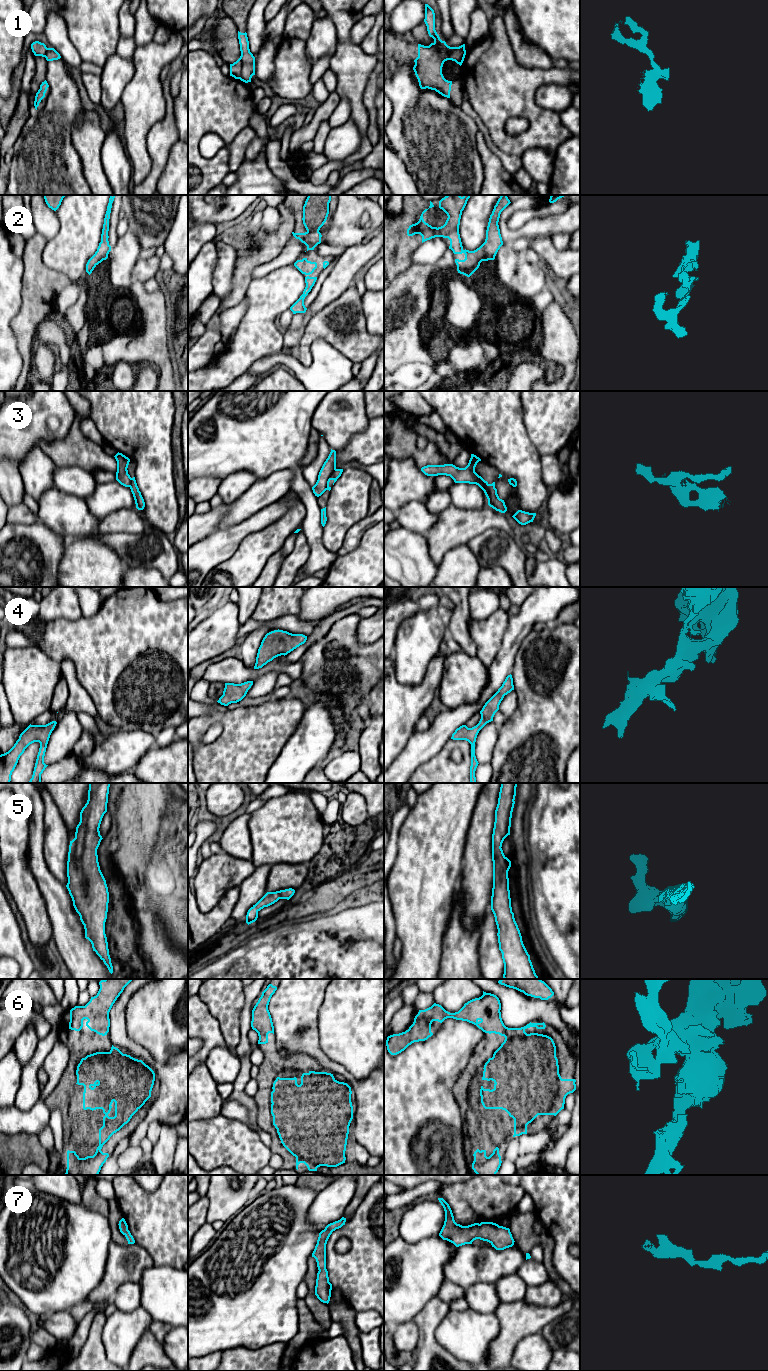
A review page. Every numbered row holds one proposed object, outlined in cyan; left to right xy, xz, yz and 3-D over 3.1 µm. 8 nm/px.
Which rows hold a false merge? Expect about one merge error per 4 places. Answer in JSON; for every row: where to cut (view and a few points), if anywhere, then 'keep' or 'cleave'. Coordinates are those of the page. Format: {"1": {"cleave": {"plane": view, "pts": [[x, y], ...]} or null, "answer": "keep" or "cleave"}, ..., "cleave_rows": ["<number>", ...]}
{"1": {"cleave": {"plane": "yz", "pts": [[433, 43], [439, 49], [448, 52], [464, 50]]}, "answer": "cleave"}, "2": {"cleave": null, "answer": "keep"}, "3": {"cleave": {"plane": "xz", "pts": [[336, 469], [328, 480], [325, 489]]}, "answer": "cleave"}, "4": {"cleave": null, "answer": "keep"}, "5": {"cleave": null, "answer": "keep"}, "6": {"cleave": null, "answer": "keep"}, "7": {"cleave": null, "answer": "keep"}, "cleave_rows": ["1", "3"]}

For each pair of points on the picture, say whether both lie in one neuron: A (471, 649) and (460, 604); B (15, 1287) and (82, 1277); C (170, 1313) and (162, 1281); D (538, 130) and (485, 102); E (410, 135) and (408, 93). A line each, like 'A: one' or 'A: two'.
A: one
B: one
C: one
D: one
E: one

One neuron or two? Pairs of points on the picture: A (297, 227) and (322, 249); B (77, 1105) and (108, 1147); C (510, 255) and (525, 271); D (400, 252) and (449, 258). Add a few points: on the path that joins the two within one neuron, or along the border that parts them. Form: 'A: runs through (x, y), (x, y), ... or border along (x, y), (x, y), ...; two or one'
A: border along (313, 248), (320, 254), (327, 255); two
B: runs through (87, 1115), (93, 1123), (93, 1132), (98, 1137); one
C: border along (523, 258), (509, 286); two
D: border along (412, 264), (394, 278); two

